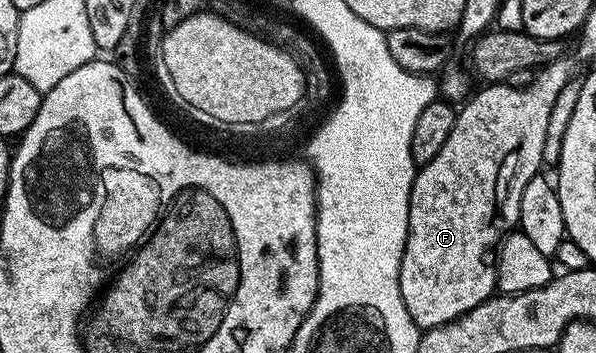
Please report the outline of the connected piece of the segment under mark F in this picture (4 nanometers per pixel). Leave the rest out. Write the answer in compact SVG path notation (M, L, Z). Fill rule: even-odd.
M562 56L548 62L546 66L540 67L532 75L533 82L525 87L509 86L513 84L485 84L457 110L455 128L451 128L451 136L439 148L439 156L431 160L426 166L420 167L417 177L413 180L411 188L411 200L409 201L409 231L405 241L405 251L401 257L399 268L399 288L403 296L403 304L407 304L407 312L411 312L411 320L415 320L418 330L424 332L436 326L447 324L471 312L479 304L483 304L488 298L494 297L497 287L497 269L495 263L498 261L499 243L514 229L519 220L519 200L523 197L523 188L527 188L527 180L531 180L542 169L541 161L545 158L545 141L549 138L549 117L553 114L553 105L561 98L561 93L569 86L569 81L577 74L577 62L570 56Z

